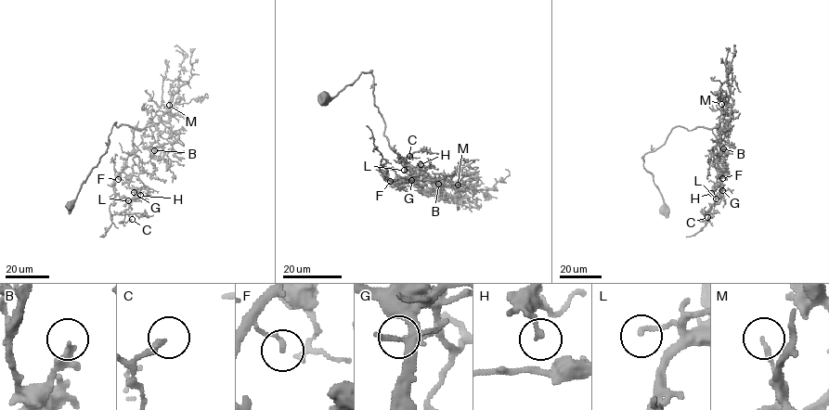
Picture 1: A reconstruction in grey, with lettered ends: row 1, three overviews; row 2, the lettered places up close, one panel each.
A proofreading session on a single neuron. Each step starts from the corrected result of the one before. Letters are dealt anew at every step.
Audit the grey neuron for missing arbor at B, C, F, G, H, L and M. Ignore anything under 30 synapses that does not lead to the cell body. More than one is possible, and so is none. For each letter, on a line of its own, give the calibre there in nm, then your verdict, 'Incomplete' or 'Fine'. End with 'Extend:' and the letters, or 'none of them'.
B: Thickness 240 nm. Fine
C: Thickness 190 nm. Fine
F: Thickness 150 nm. Fine
G: Thickness 200 nm. Fine
H: Thickness 130 nm. Fine
L: Thickness 170 nm. Fine
M: Thickness 160 nm. Fine
Extend: none of them

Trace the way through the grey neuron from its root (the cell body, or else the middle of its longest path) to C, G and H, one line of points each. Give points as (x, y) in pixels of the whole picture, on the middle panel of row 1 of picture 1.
C: (324, 97), (370, 72), (383, 134), (410, 179), (417, 173), (405, 178), (412, 175), (399, 158), (409, 156)
G: (324, 97), (370, 72), (383, 134), (410, 167), (408, 178), (417, 173), (409, 171), (411, 180)
H: (324, 97), (370, 72), (383, 134), (410, 167), (408, 178), (417, 173), (405, 178), (420, 164)

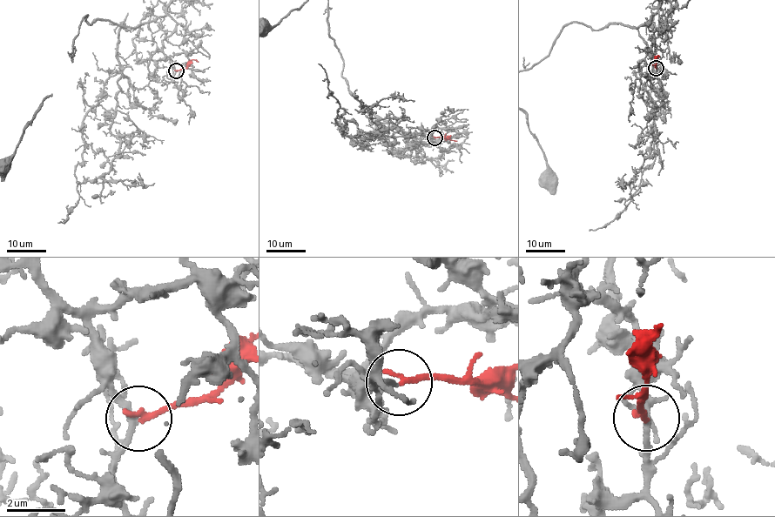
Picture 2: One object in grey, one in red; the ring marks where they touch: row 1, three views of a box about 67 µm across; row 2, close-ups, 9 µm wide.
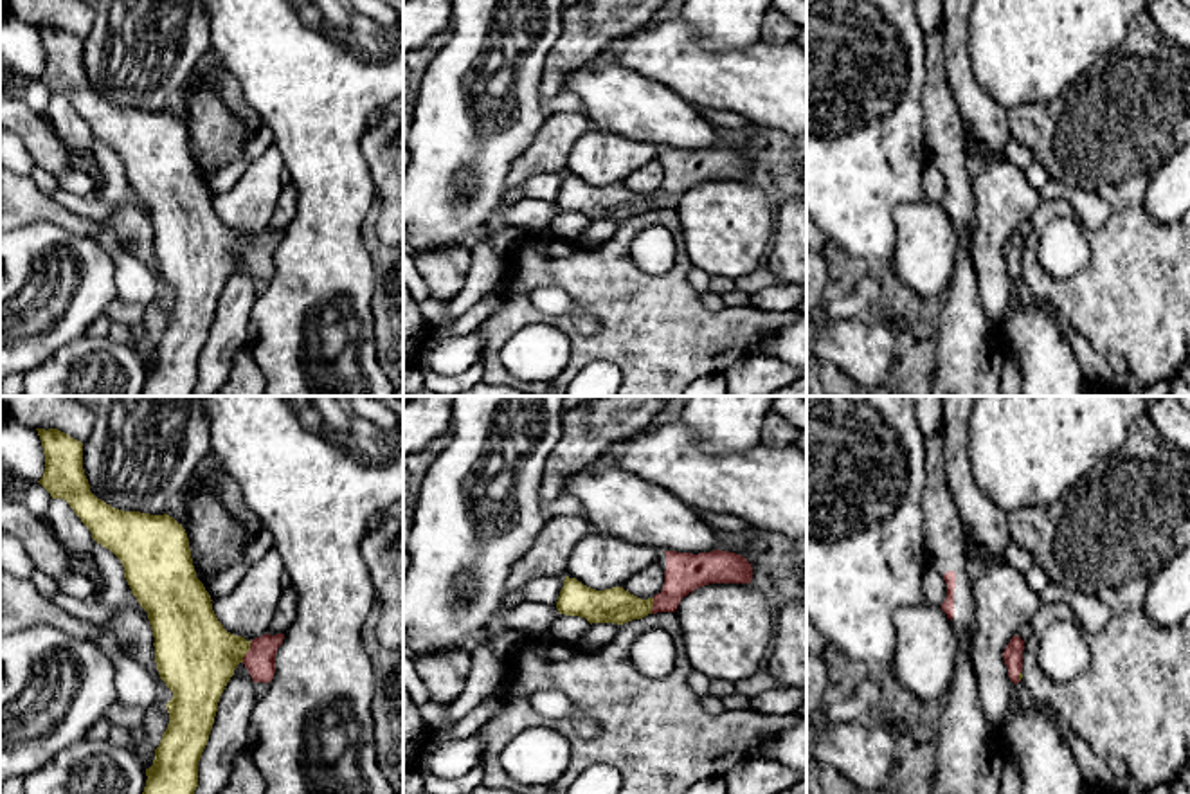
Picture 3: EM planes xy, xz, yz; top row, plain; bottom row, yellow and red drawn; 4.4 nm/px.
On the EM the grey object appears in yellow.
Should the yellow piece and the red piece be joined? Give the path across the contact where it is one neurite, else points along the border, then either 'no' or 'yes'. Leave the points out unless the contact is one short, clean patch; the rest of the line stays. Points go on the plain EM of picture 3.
runs through xy (195, 252), (247, 247), (260, 258); yes

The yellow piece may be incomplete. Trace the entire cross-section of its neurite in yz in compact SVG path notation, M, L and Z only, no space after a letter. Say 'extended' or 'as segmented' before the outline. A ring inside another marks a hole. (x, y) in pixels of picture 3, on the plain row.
extended | M1014 232L1003 248L1005 261L1008 265L1008 274L1014 281L1023 275L1023 247L1024 238L1019 232Z

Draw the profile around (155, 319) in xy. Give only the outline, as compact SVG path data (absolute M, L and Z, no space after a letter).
M155 302L146 306L142 326L146 329L144 337L135 342L135 351L146 365L153 362L155 346L158 344L164 328L169 320L169 310L166 302Z

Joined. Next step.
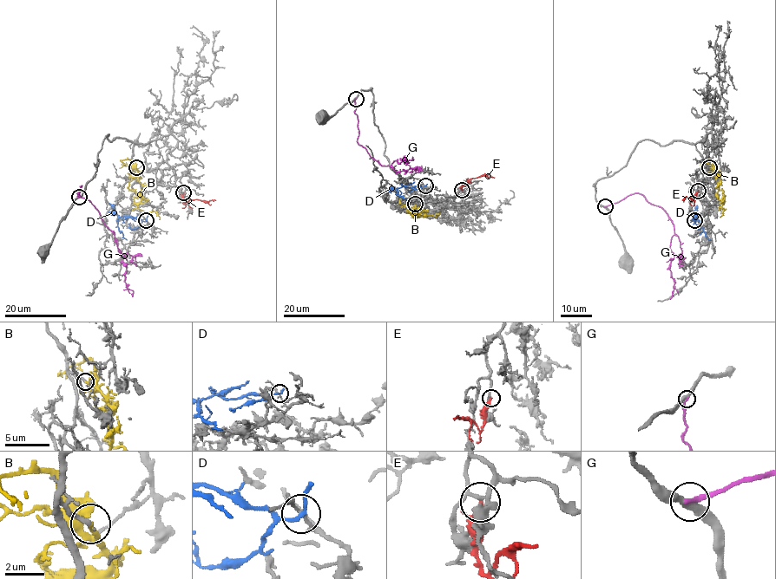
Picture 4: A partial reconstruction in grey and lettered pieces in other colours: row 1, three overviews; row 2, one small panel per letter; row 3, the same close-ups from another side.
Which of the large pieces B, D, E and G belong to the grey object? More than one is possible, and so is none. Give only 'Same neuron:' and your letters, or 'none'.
Same neuron: B

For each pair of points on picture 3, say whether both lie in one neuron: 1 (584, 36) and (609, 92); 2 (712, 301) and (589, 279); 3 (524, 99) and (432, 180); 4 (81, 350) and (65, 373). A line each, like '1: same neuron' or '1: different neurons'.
1: different neurons
2: different neurons
3: same neuron
4: same neuron

